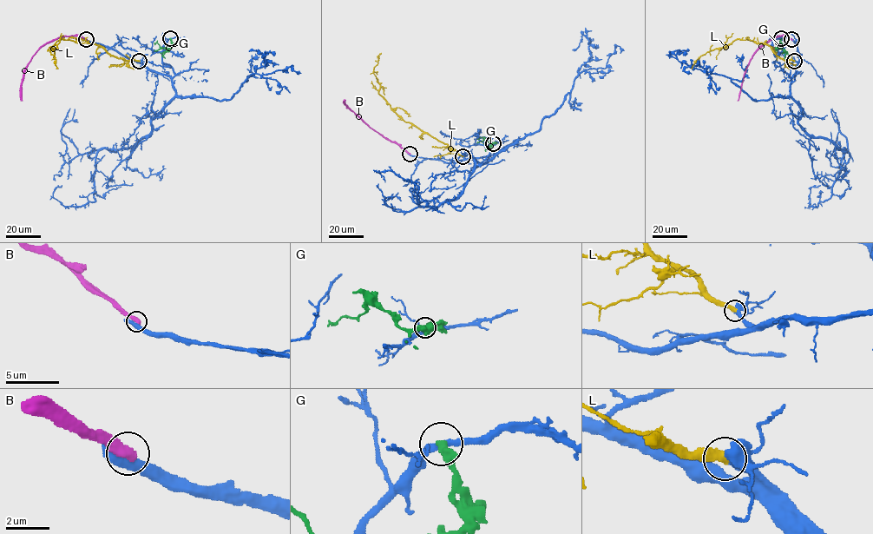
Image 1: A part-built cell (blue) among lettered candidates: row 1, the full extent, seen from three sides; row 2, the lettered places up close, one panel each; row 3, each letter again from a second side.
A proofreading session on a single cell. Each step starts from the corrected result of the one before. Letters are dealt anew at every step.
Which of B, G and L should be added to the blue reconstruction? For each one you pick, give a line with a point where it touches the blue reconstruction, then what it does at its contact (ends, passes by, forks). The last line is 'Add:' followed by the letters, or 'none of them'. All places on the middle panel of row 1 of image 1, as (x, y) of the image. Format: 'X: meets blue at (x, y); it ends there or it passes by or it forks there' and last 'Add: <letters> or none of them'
L: meets blue at (462, 156); it ends there
Add: L

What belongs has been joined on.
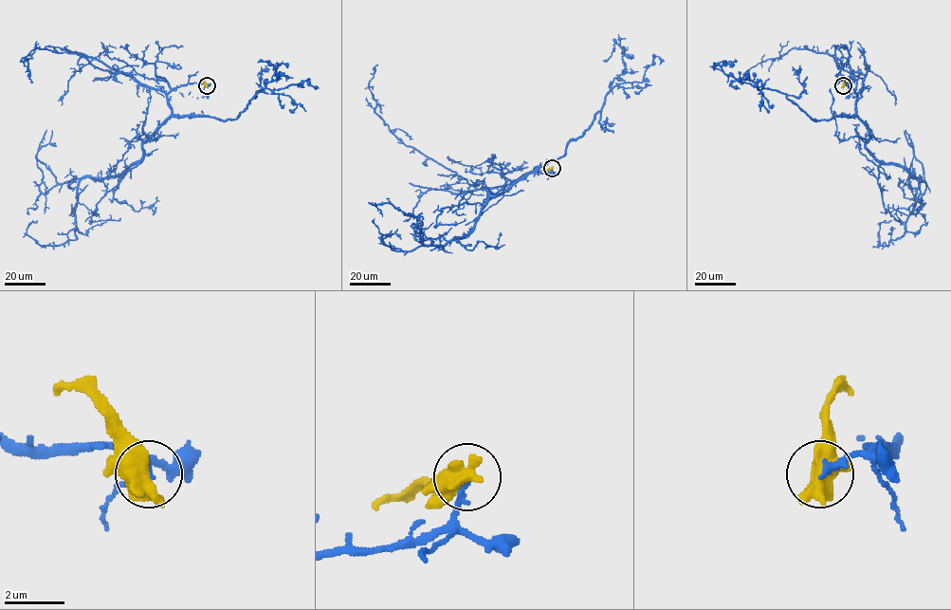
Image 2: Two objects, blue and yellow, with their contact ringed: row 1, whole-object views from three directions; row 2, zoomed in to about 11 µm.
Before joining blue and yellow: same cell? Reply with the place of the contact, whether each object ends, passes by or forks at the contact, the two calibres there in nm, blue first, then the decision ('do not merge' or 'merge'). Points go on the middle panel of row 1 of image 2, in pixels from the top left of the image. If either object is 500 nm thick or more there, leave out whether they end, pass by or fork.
at (552, 168); 240 nm thick on the blue side, 600 nm on the other; do not merge

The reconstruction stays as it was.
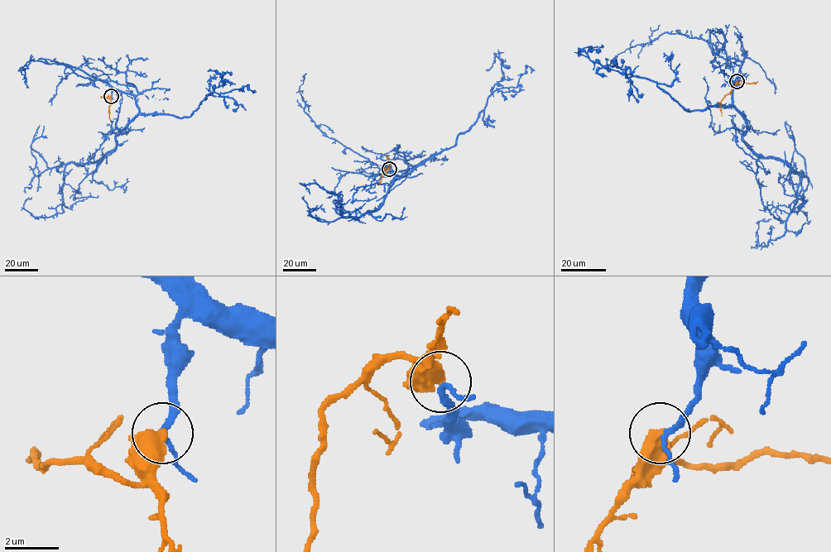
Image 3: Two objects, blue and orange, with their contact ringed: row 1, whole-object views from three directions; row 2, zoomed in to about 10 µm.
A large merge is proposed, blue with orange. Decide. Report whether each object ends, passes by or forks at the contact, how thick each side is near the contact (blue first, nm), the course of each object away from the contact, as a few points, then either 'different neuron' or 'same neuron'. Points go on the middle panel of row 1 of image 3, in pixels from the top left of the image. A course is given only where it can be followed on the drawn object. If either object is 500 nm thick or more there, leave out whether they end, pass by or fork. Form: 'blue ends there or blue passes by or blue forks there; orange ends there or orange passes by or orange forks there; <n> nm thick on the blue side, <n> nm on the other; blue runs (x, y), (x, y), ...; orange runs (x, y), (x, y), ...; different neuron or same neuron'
blue passes by; orange passes by; 180 nm thick on the blue side, 420 nm on the other; blue runs (389, 169), (416, 165), (393, 174), (383, 203), (359, 217), (343, 215), (333, 193), (301, 184), (309, 194); orange runs (389, 169), (388, 157); same neuron

